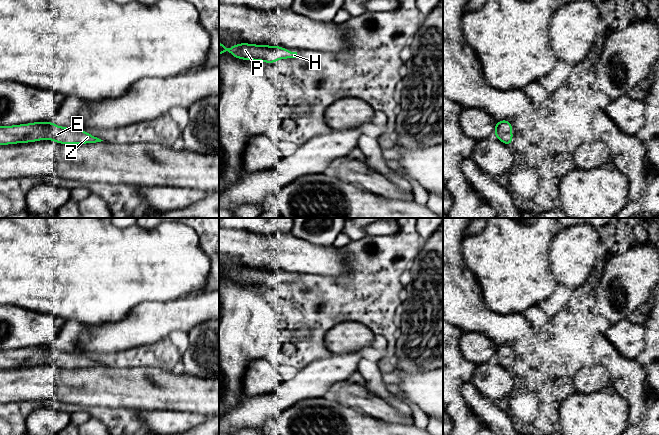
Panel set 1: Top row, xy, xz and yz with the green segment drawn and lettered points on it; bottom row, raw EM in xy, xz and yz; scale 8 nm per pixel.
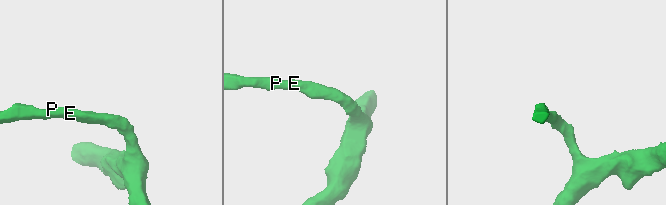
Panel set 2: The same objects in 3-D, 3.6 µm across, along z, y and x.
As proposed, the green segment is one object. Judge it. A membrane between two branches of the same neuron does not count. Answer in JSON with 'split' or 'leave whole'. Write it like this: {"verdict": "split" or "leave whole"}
{"verdict": "leave whole"}

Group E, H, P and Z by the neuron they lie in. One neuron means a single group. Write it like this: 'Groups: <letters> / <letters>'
Groups: E H P Z

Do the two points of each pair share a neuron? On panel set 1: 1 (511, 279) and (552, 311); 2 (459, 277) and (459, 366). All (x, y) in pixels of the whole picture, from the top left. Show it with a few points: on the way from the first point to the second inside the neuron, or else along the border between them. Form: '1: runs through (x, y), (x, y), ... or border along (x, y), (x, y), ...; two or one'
1: border along (556, 285), (549, 295), (536, 304); two
2: border along (453, 325), (462, 332); two

